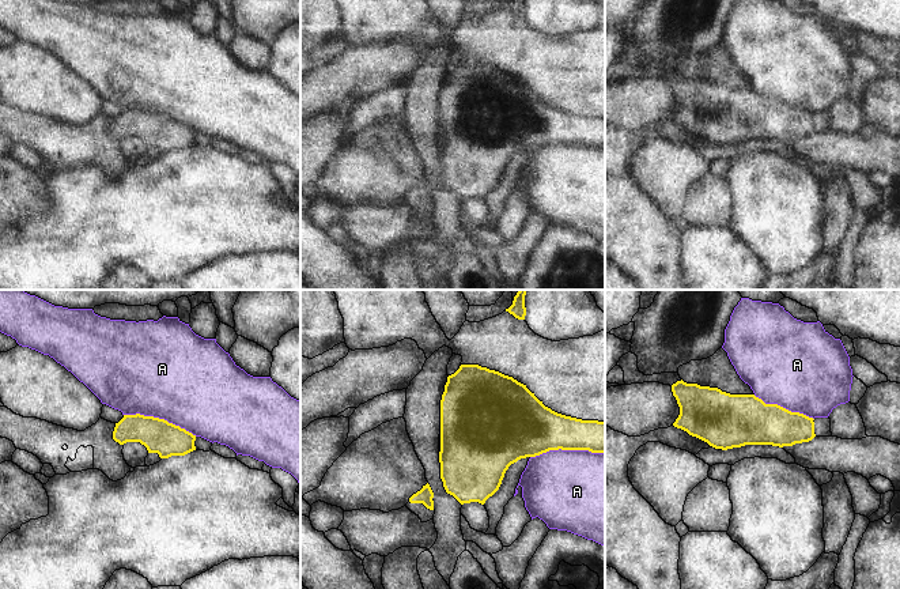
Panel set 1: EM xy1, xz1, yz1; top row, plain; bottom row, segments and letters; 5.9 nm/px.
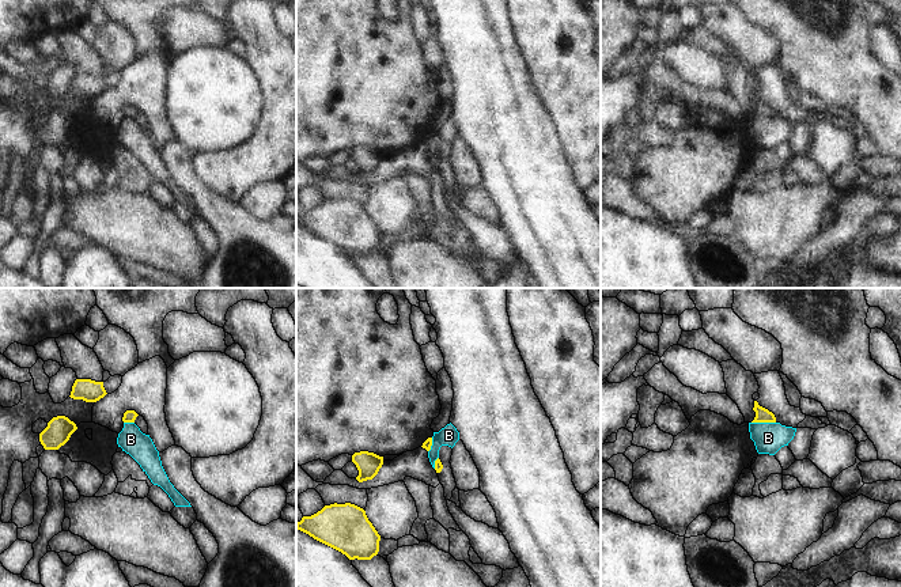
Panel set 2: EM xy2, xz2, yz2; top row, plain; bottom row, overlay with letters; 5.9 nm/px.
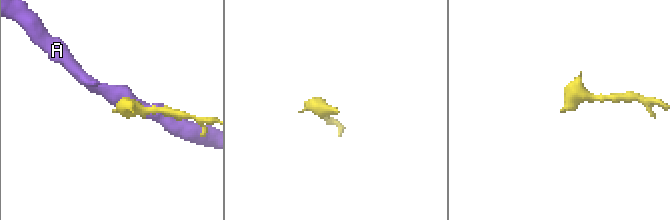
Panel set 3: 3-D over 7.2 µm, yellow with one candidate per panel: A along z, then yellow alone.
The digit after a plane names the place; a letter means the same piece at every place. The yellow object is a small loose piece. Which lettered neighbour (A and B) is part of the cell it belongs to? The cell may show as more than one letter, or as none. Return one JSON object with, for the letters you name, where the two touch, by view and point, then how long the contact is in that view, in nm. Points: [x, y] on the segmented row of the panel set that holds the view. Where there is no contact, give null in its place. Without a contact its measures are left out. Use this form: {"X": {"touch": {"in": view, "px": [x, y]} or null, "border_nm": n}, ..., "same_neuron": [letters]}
{"same_neuron": []}

